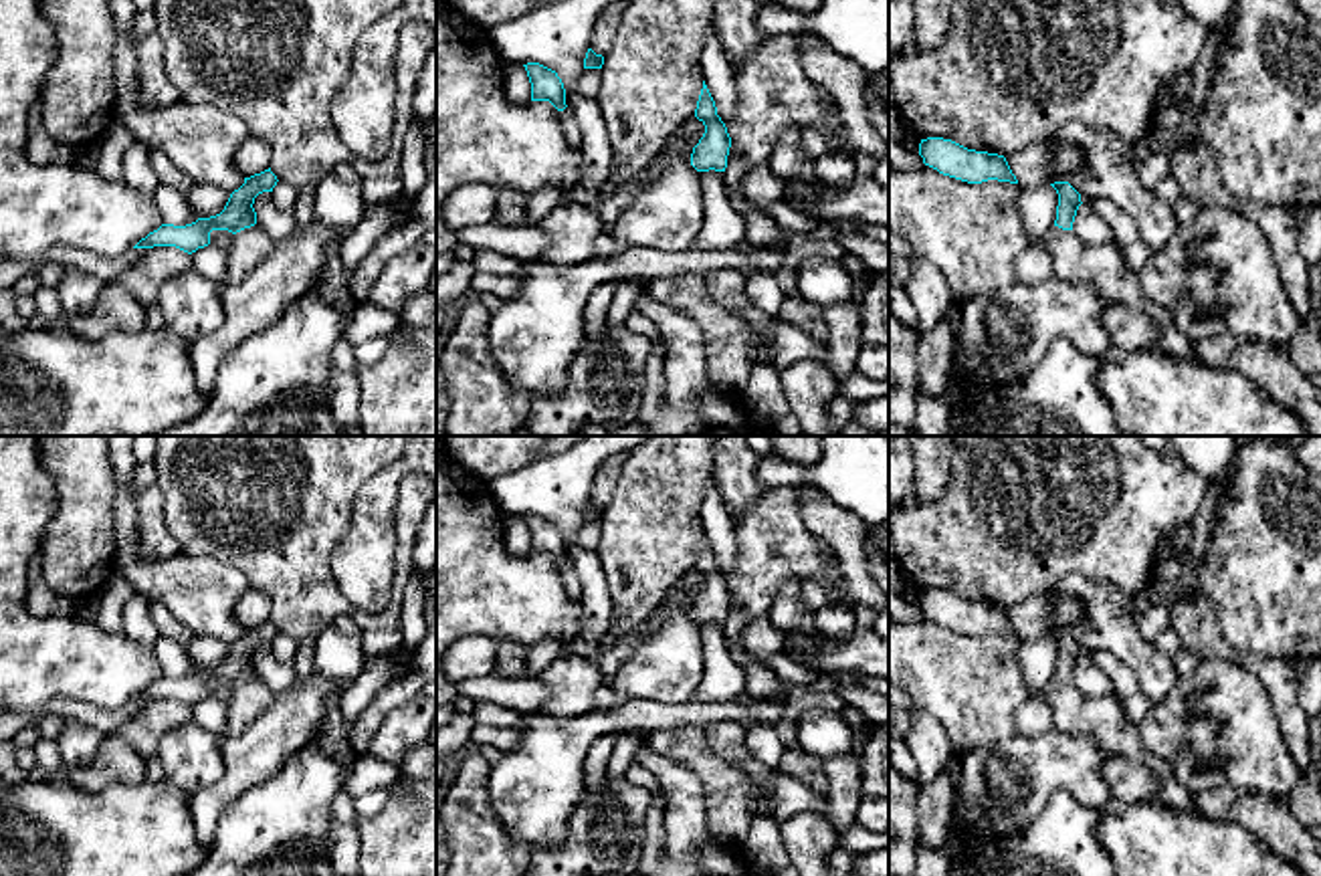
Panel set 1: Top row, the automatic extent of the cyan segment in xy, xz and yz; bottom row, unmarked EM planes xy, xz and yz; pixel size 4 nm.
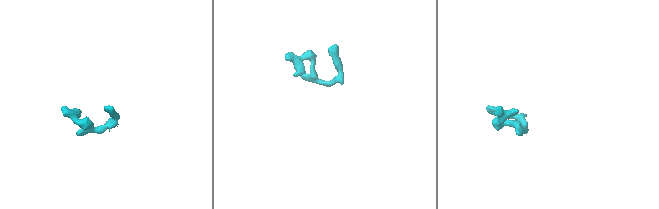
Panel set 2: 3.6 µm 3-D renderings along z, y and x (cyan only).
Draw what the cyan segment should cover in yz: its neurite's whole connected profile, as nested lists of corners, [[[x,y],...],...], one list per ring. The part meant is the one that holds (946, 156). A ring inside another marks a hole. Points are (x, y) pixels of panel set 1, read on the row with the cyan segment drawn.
[[[921,139],[919,155],[925,166],[968,184],[988,180],[1018,184],[1004,155],[968,149],[951,139]]]

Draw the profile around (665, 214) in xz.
[[[679,147],[677,155],[640,186],[608,226],[608,234],[626,246],[691,250],[703,228],[701,172],[691,166],[691,153],[693,149]]]

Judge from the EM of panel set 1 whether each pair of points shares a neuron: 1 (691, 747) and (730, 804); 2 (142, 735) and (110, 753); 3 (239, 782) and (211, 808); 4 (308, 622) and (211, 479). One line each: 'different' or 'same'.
1: same
2: different
3: same
4: same

